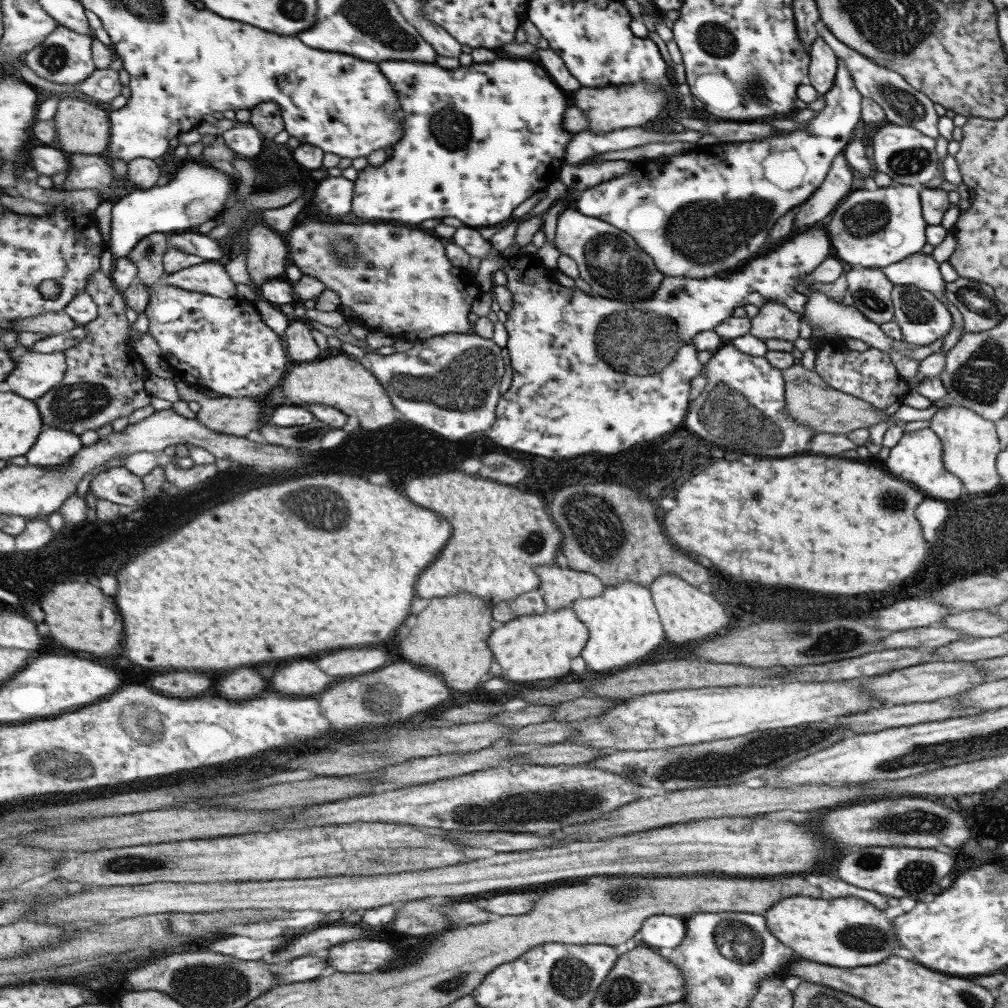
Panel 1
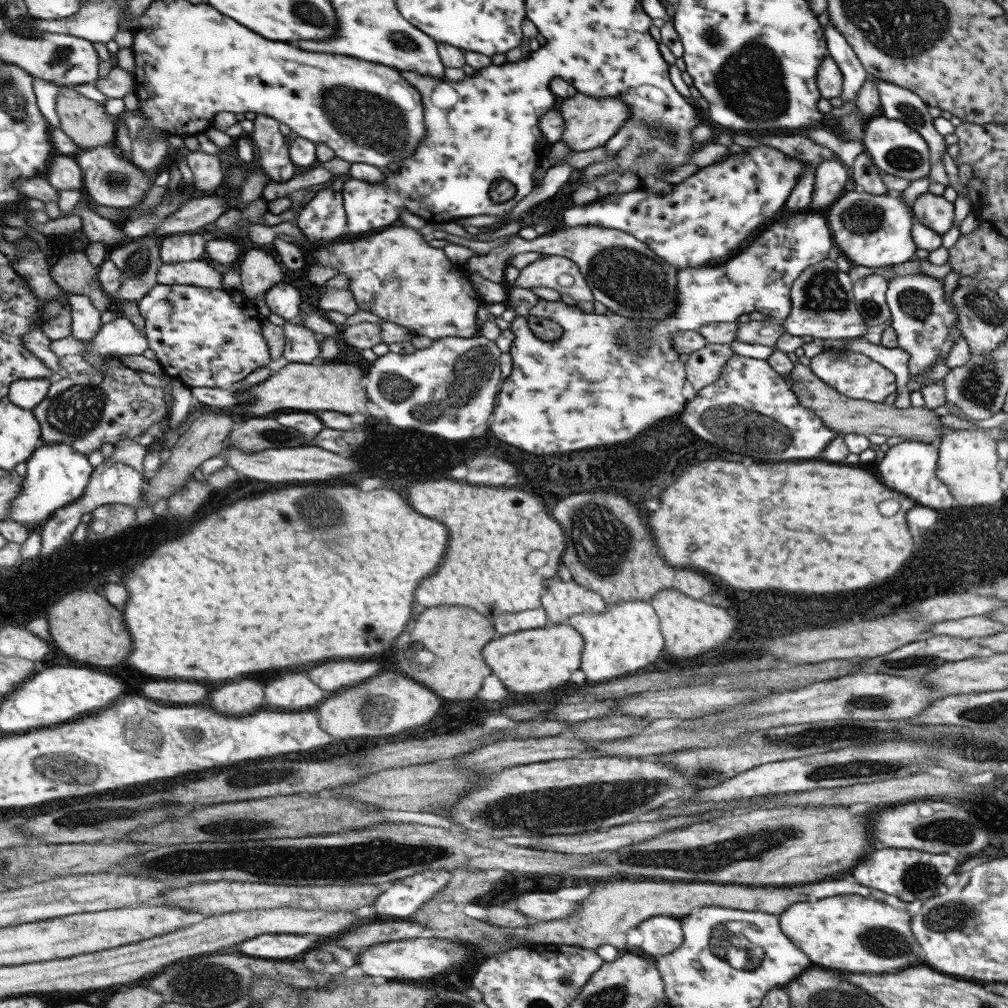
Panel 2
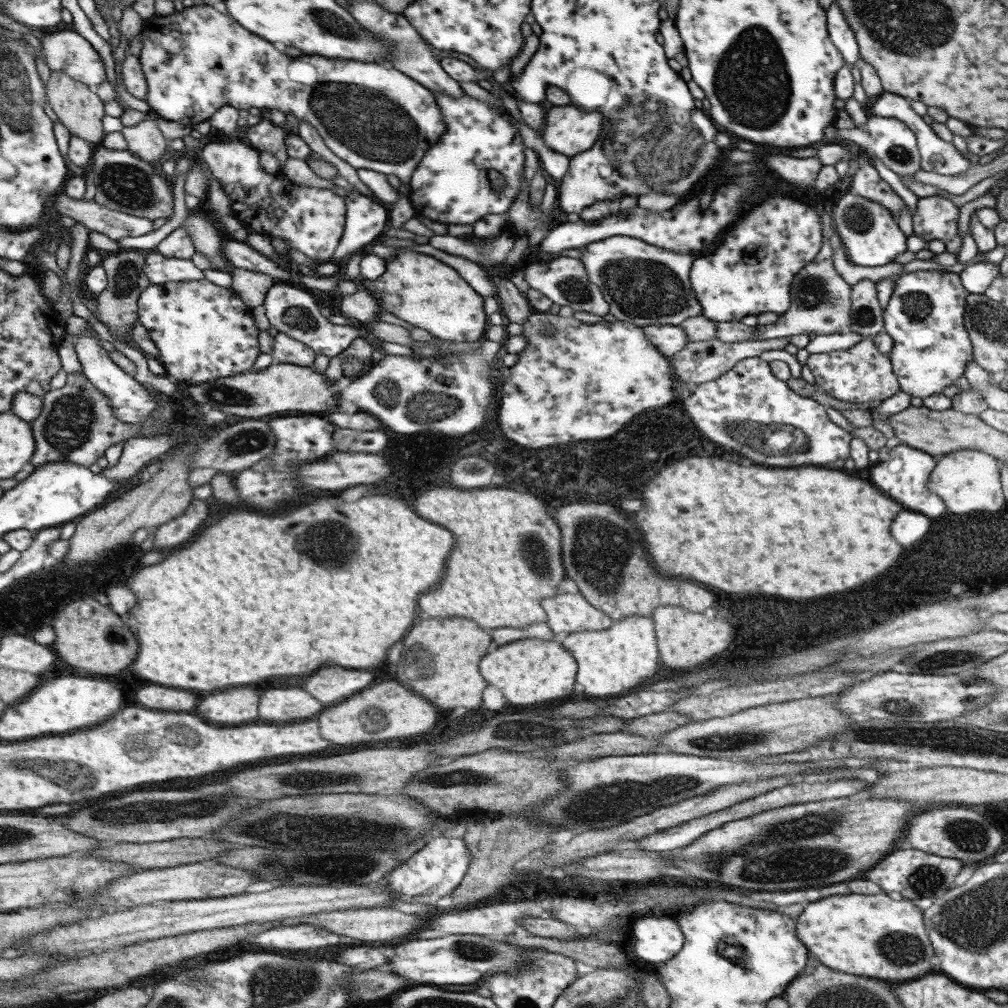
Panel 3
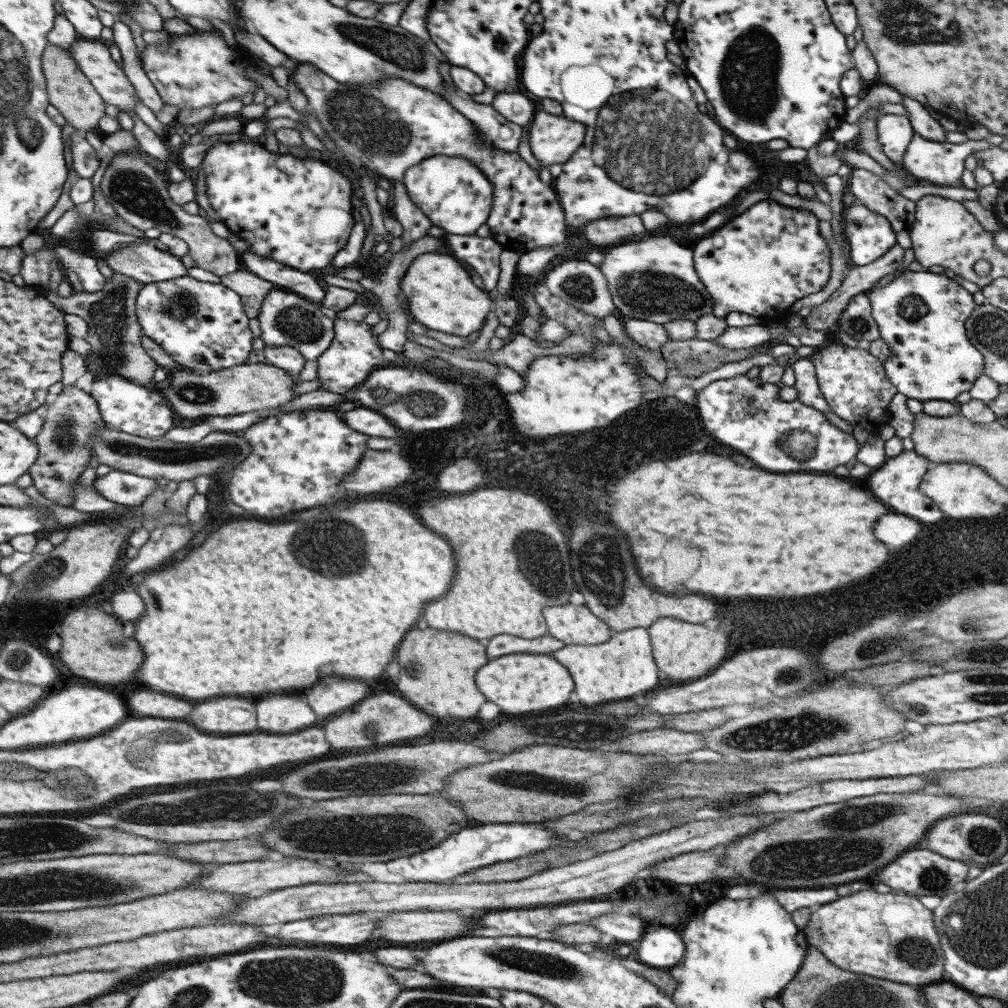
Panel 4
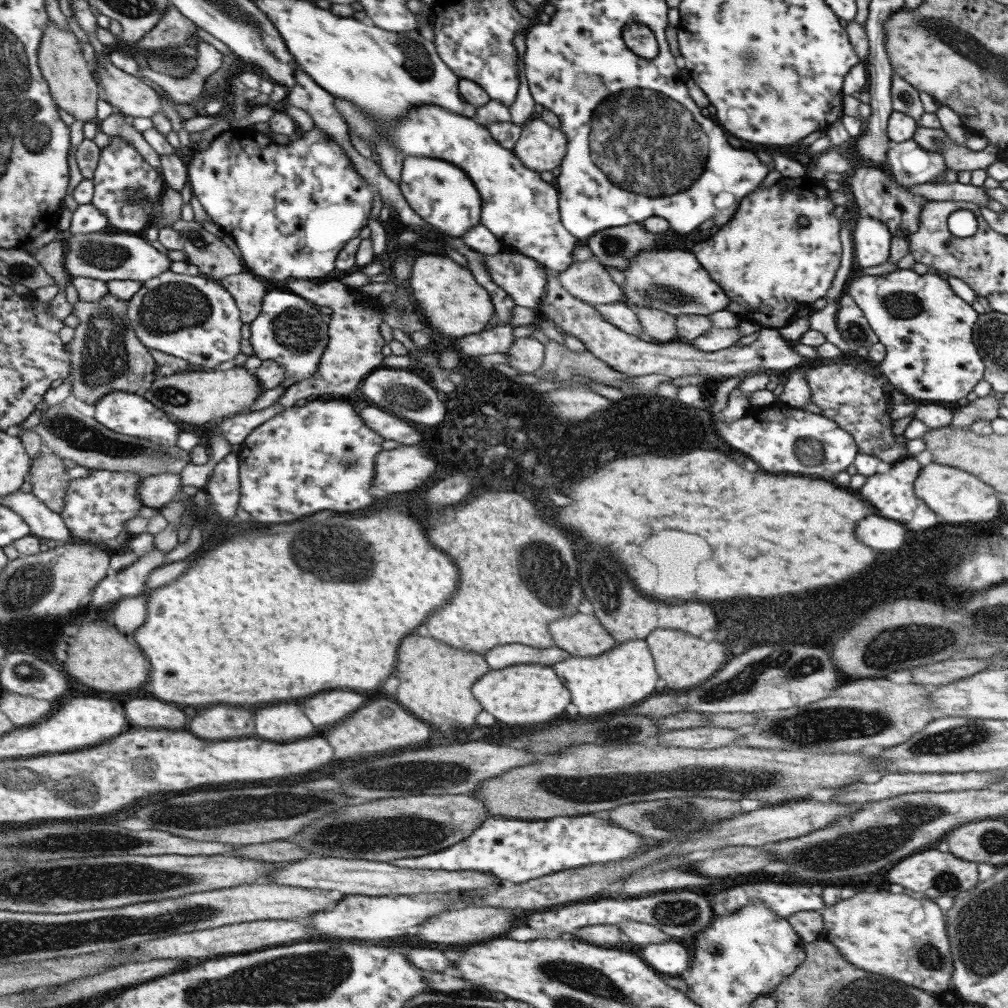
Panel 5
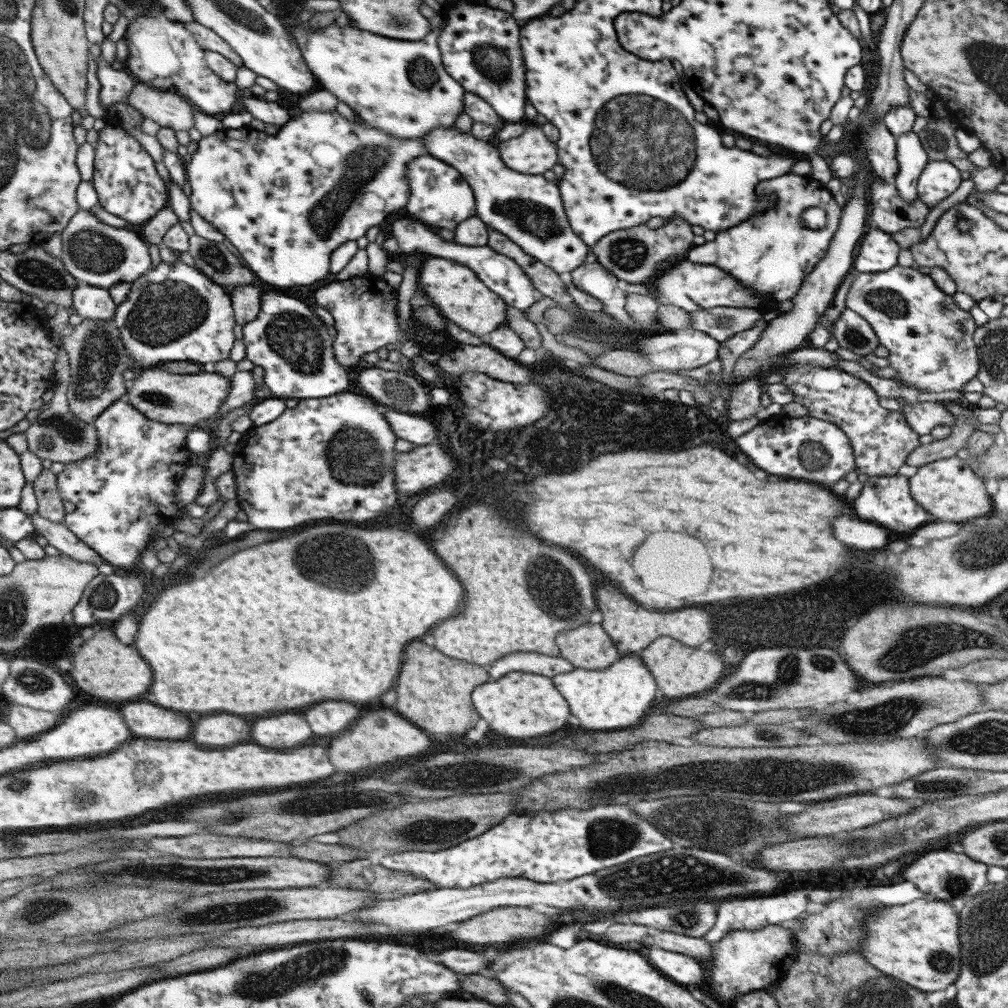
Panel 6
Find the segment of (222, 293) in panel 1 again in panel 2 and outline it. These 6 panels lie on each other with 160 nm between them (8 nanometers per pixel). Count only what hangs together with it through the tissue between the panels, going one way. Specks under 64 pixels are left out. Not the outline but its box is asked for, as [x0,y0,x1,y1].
[159,260,222,288]

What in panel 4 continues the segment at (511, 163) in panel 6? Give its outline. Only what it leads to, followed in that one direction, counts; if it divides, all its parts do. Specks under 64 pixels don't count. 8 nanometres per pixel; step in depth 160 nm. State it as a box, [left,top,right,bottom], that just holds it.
[528,111,585,166]

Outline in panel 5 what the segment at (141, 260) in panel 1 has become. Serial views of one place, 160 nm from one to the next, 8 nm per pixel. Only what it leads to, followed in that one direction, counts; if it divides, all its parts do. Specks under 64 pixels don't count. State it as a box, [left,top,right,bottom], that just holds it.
[67,291,157,412]

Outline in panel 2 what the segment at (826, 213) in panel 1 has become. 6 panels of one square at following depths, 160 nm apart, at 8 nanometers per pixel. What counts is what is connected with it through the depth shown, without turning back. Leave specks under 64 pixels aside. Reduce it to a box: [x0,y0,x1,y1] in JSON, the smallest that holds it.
[807,158,847,212]

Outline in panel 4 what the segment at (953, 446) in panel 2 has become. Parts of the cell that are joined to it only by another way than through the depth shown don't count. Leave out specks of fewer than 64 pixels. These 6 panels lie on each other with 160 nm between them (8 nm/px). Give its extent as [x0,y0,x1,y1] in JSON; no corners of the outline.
[918,462,1003,518]

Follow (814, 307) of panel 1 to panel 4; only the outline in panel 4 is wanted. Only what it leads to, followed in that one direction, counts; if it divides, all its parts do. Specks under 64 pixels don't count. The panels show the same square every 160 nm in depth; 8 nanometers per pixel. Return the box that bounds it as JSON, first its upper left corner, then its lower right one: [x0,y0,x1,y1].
[711,323,770,349]

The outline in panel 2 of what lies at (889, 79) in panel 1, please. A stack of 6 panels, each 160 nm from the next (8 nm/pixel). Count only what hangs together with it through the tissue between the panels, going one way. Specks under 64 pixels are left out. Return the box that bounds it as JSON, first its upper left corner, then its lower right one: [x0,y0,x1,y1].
[866,73,947,166]

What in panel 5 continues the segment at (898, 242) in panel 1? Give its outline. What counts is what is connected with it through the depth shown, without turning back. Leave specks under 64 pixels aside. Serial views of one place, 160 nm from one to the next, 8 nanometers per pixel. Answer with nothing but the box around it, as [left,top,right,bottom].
[850,215,891,268]

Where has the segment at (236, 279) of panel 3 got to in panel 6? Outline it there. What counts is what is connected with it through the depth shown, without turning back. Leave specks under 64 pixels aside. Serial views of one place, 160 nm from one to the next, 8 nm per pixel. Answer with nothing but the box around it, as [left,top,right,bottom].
[228,283,261,325]

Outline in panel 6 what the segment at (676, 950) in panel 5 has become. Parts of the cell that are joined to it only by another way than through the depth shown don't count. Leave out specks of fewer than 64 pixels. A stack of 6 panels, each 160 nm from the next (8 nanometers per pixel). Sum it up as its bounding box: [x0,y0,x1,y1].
[647,948,706,984]

